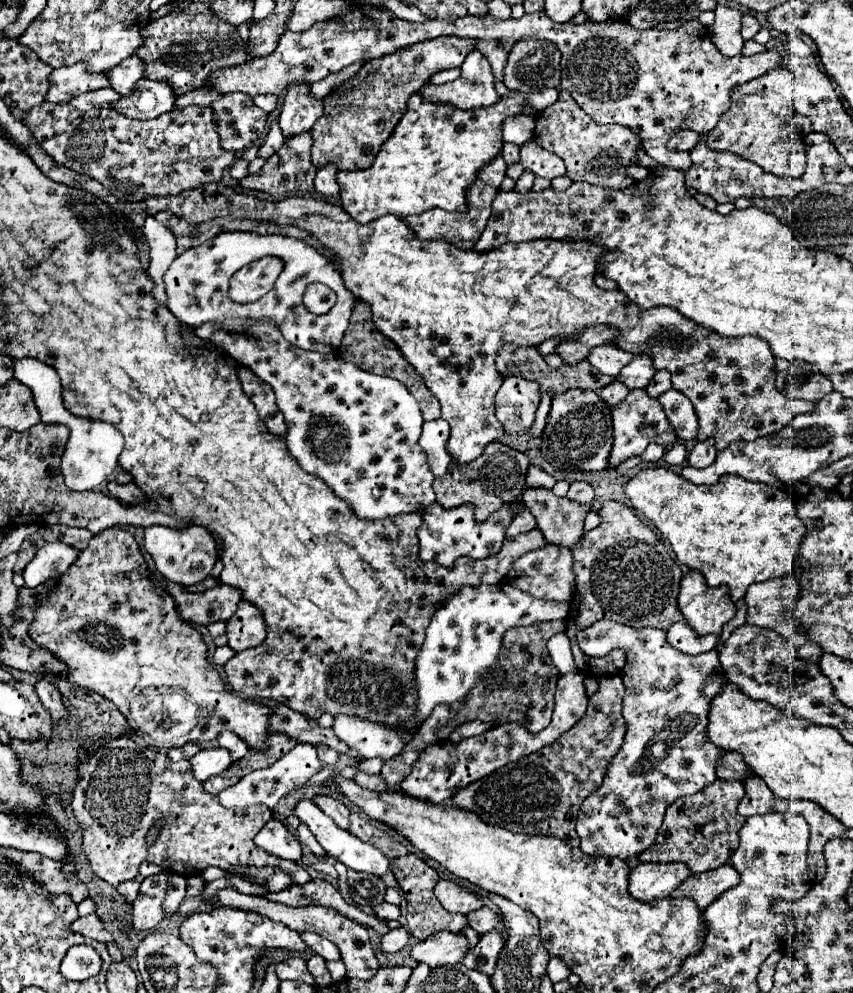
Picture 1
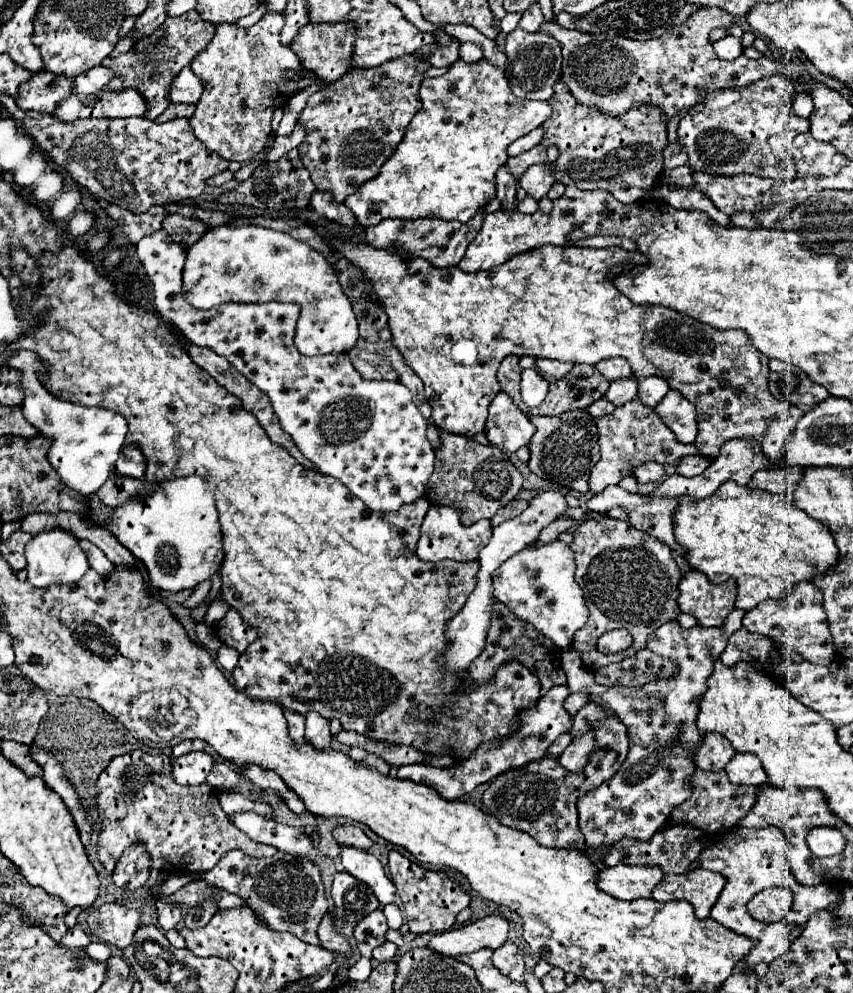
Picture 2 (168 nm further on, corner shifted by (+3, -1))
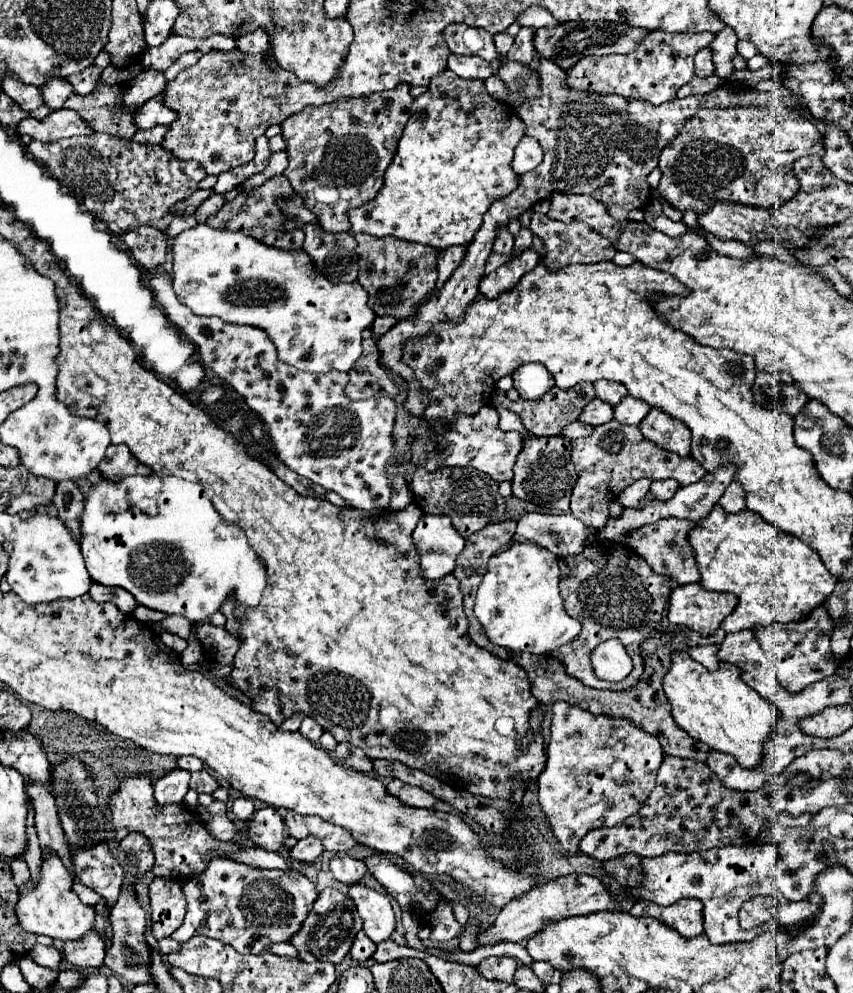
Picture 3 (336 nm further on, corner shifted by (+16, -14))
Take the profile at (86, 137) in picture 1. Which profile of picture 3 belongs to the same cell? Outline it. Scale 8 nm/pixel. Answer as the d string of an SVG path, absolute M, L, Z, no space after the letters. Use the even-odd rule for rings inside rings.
M90 134L90 136L72 136L52 144L30 140L26 150L30 156L44 166L52 178L56 178L90 214L102 222L116 222L122 230L134 230L148 222L164 218L172 206L198 190L200 180L204 180L204 168L198 162L184 162L174 158L170 150L164 150L160 144L138 144L134 140L112 138L110 134Z

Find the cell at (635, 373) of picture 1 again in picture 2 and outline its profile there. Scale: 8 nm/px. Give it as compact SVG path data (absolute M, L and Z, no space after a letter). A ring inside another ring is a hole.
M625 377L621 381L613 381L605 393L605 399L611 401L615 407L625 405L627 401L633 401L635 397L637 397L637 379L635 377Z

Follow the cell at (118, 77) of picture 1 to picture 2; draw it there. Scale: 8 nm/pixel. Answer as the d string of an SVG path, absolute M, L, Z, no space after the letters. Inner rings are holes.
M93 67L81 75L77 75L73 79L73 93L85 93L85 95L91 95L91 93L97 93L101 91L109 81L113 79L113 71L107 69L107 67Z

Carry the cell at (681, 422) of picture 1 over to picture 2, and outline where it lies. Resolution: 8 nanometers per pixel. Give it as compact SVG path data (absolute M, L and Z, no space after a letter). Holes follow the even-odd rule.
M669 391L663 401L655 407L655 413L675 433L677 441L693 443L697 437L697 411L677 391Z

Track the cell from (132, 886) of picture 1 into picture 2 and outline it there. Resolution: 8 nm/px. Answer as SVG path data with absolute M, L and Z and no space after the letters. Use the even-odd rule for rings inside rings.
M137 843L125 849L125 853L119 857L113 871L113 881L123 891L135 891L145 887L149 879L149 871L151 871L149 853L143 843Z

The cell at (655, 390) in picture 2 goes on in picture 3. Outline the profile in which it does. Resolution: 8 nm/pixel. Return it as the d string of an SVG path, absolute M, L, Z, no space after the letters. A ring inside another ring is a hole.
M624 396L622 402L614 406L614 420L618 420L620 424L640 424L648 410L650 406L640 402L640 398Z

